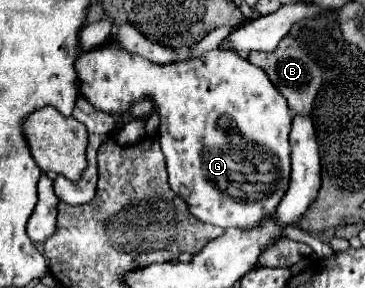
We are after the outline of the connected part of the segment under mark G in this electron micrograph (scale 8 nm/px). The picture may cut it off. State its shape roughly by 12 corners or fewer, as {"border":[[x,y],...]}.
{"border":[[82,52],[80,96],[160,114],[170,188],[252,228],[288,190],[292,114],[246,58]]}

